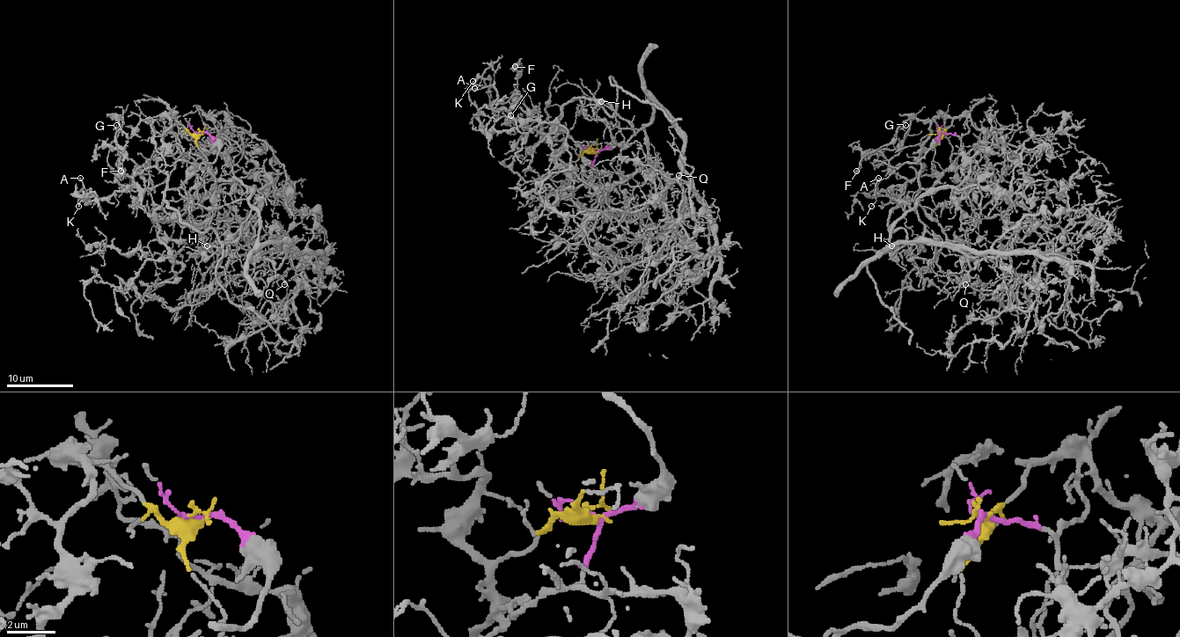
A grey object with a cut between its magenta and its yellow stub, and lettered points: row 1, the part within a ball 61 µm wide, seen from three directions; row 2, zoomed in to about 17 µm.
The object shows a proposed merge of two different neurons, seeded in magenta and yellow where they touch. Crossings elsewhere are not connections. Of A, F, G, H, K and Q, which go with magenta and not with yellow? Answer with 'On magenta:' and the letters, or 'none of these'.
On magenta: H, Q

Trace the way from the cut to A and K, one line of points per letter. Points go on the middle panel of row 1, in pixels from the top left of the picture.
A: (594, 150), (568, 164), (560, 157), (560, 132), (532, 129), (517, 94), (478, 107), (468, 92), (474, 88)
K: (594, 150), (568, 164), (560, 157), (560, 132), (532, 129), (517, 94), (478, 107), (468, 91), (472, 81)

